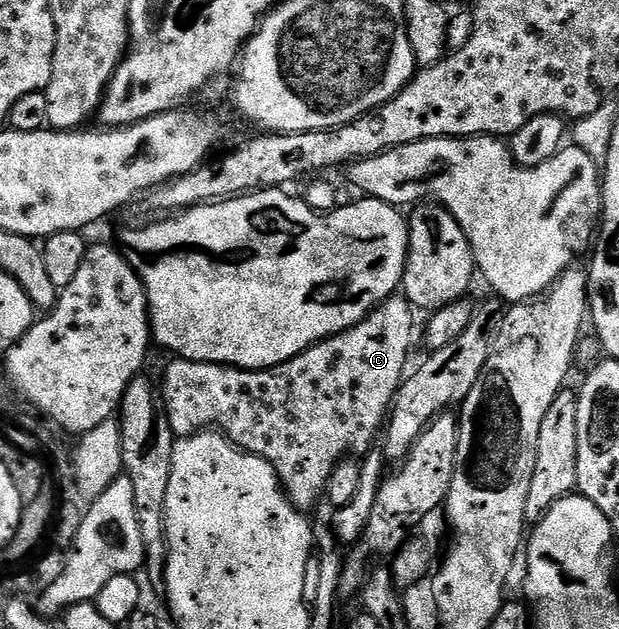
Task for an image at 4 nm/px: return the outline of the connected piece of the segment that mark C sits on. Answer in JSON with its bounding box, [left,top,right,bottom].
[162,297,414,509]

